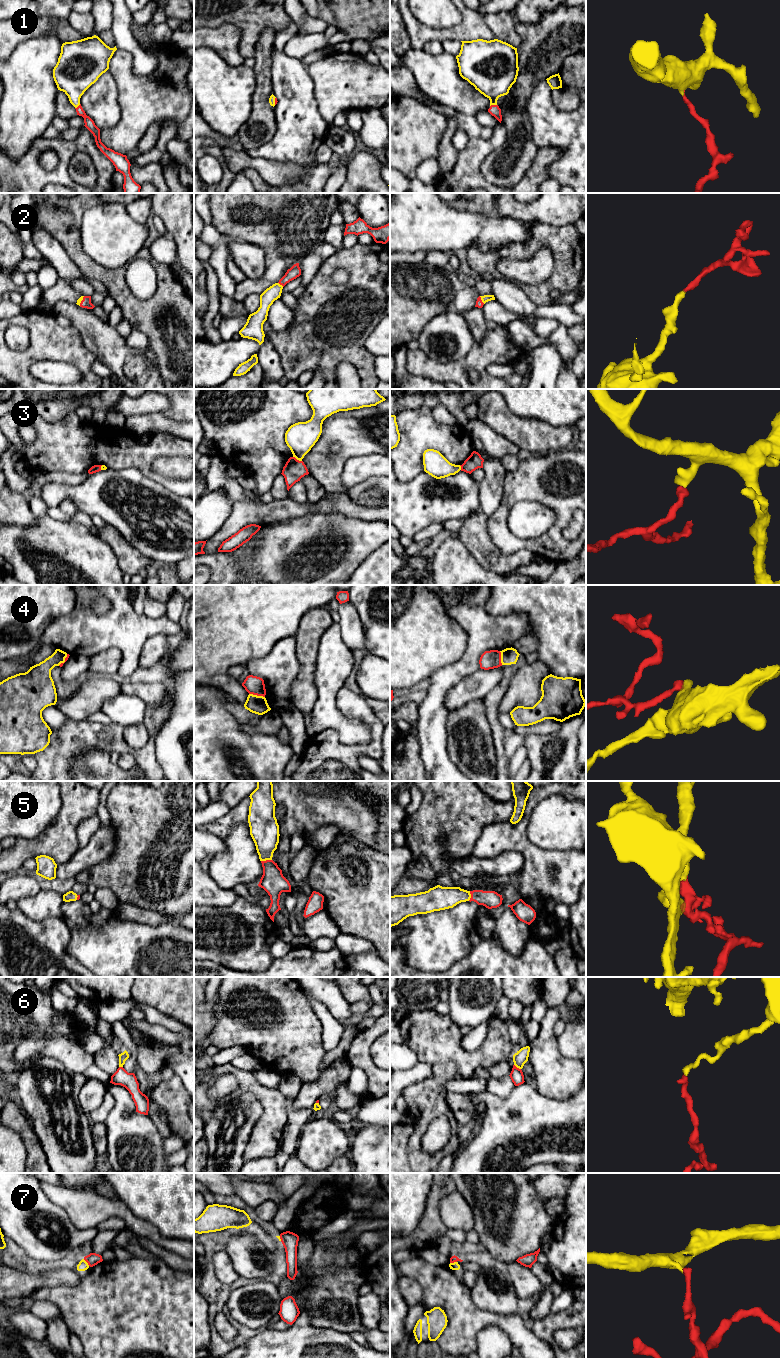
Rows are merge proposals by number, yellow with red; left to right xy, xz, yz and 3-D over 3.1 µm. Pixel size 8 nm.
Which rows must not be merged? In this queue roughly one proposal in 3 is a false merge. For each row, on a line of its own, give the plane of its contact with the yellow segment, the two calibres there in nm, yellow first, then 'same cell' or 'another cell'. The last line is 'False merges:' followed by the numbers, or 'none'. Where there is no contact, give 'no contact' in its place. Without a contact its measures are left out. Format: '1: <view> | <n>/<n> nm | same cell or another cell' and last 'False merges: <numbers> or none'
1: yz | 360/90 nm | same cell
2: yz | 60/60 nm | same cell
3: xz | 240/170 nm | another cell
4: xz | 140/150 nm | another cell
5: xz | 240/190 nm | same cell
6: yz | 110/110 nm | same cell
7: xy | 80/100 nm | another cell
False merges: 3, 4, 7

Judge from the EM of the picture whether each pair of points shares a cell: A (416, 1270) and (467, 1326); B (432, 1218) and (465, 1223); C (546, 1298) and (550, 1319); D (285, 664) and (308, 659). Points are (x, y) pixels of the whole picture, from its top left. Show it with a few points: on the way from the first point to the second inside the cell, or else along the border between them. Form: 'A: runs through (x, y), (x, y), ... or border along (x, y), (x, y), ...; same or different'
A: runs through (431, 1282), (460, 1311); same
B: border along (444, 1196), (440, 1200), (439, 1216), (448, 1228); different
C: border along (550, 1312), (541, 1318), (530, 1321); different
D: border along (294, 638), (299, 672), (292, 684); different

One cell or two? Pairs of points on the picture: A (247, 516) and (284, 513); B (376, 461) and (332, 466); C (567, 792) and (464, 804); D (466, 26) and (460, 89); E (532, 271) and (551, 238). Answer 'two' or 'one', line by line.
A: one
B: two
C: two
D: two
E: two

